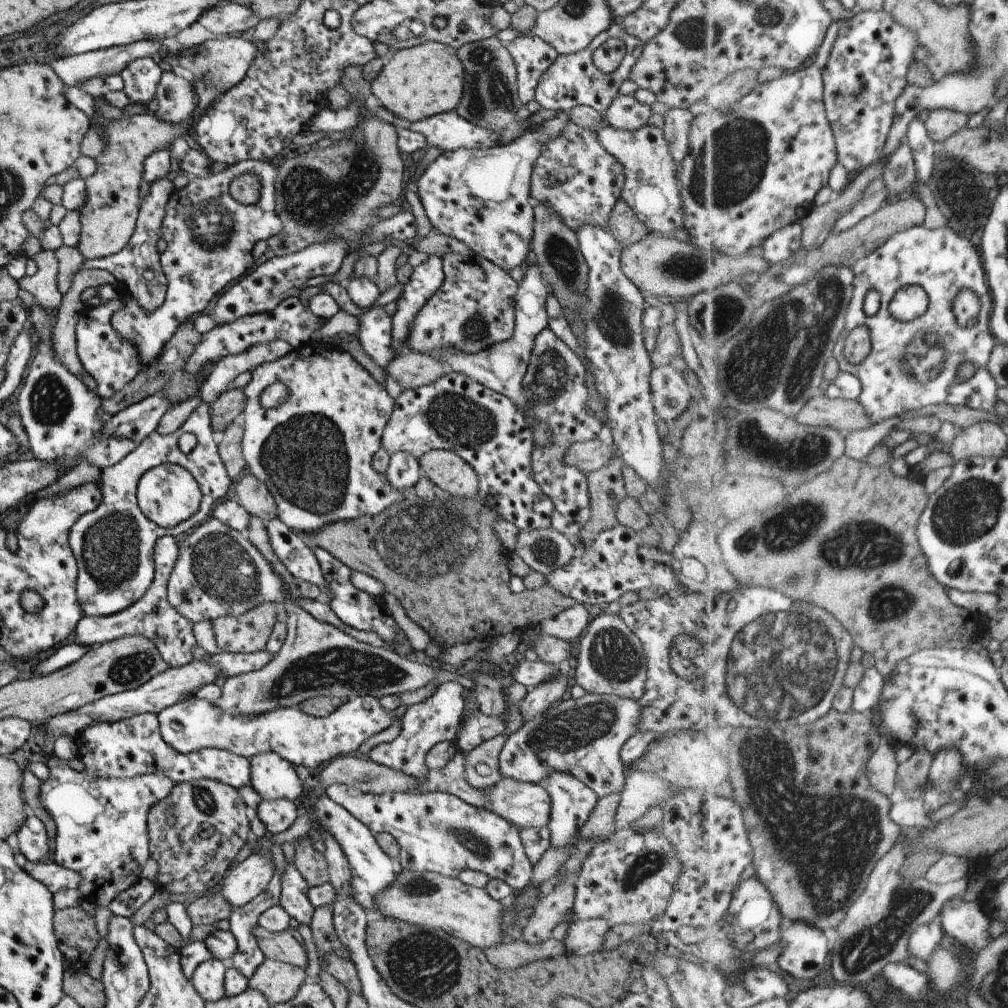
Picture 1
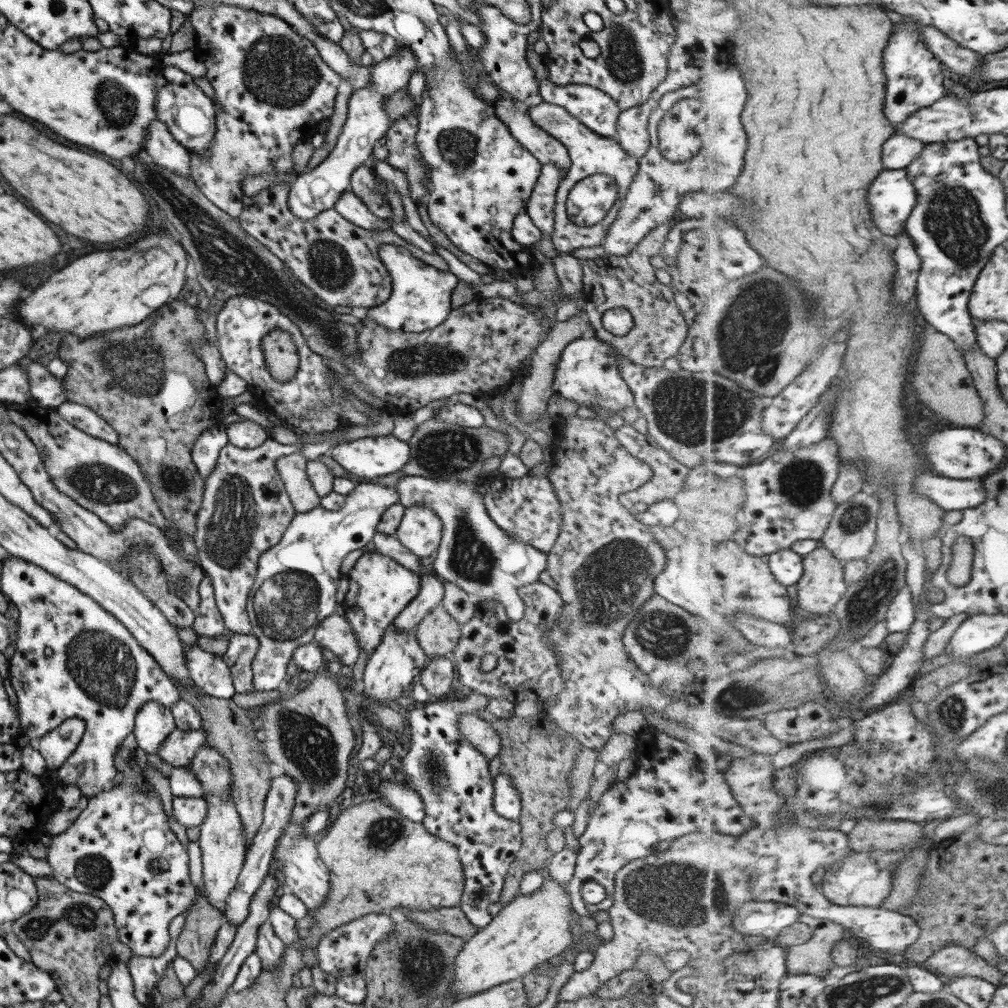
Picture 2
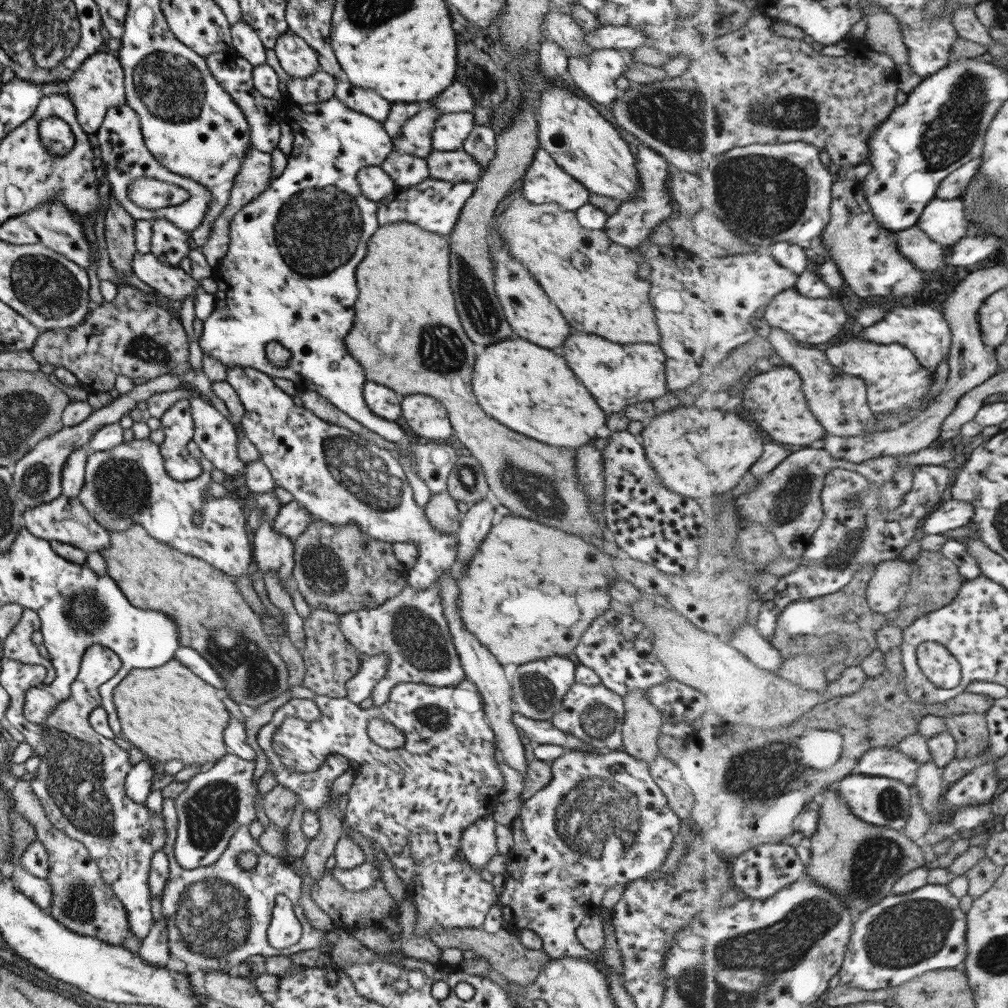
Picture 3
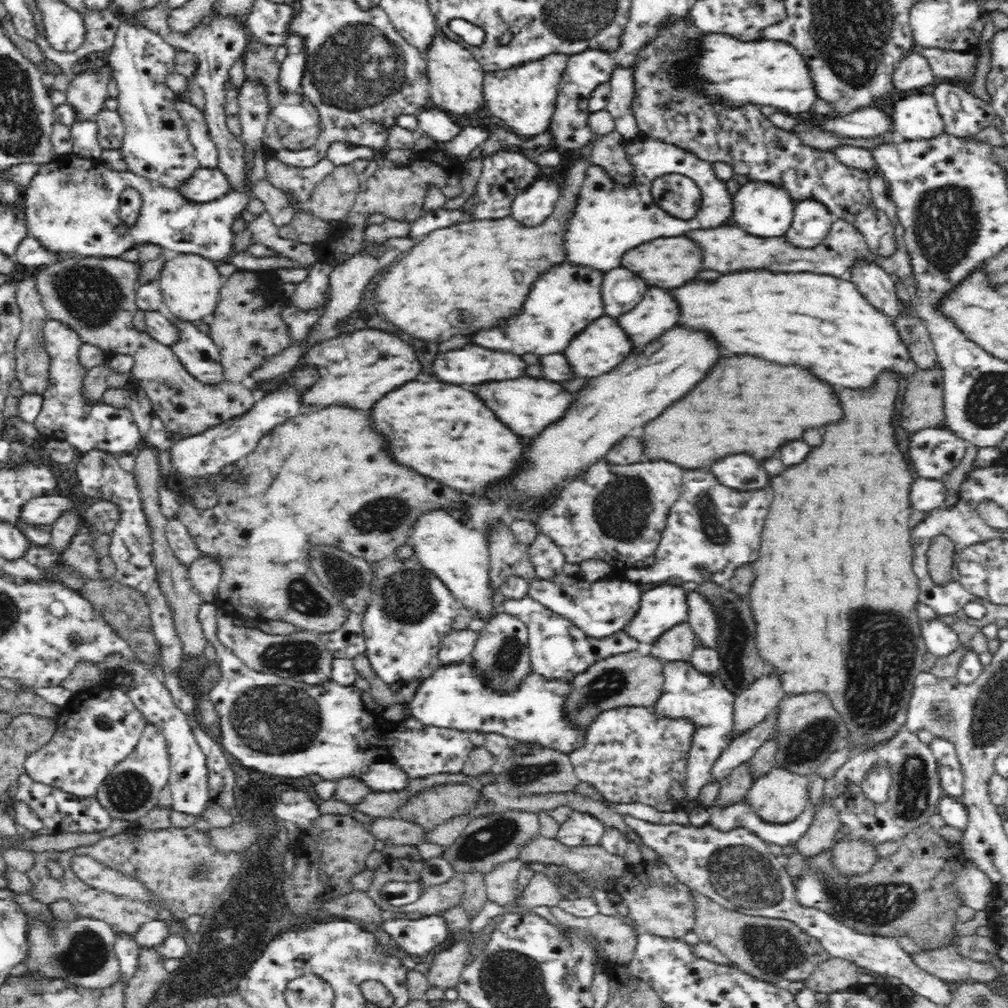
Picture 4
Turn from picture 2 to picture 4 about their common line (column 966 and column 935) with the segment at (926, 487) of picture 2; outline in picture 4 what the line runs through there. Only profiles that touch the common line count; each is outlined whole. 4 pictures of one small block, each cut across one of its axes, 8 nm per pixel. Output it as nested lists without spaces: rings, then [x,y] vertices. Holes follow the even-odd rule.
[[[918,478],[912,486],[912,508],[930,513],[946,502],[946,486],[941,479]]]

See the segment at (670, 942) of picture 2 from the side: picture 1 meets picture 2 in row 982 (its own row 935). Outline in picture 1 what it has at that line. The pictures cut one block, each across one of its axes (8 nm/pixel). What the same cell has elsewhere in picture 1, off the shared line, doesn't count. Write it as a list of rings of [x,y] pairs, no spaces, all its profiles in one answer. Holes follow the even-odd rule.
[[[607,917],[577,919],[568,925],[562,940],[566,952],[575,955],[587,955],[600,948],[611,919]]]

